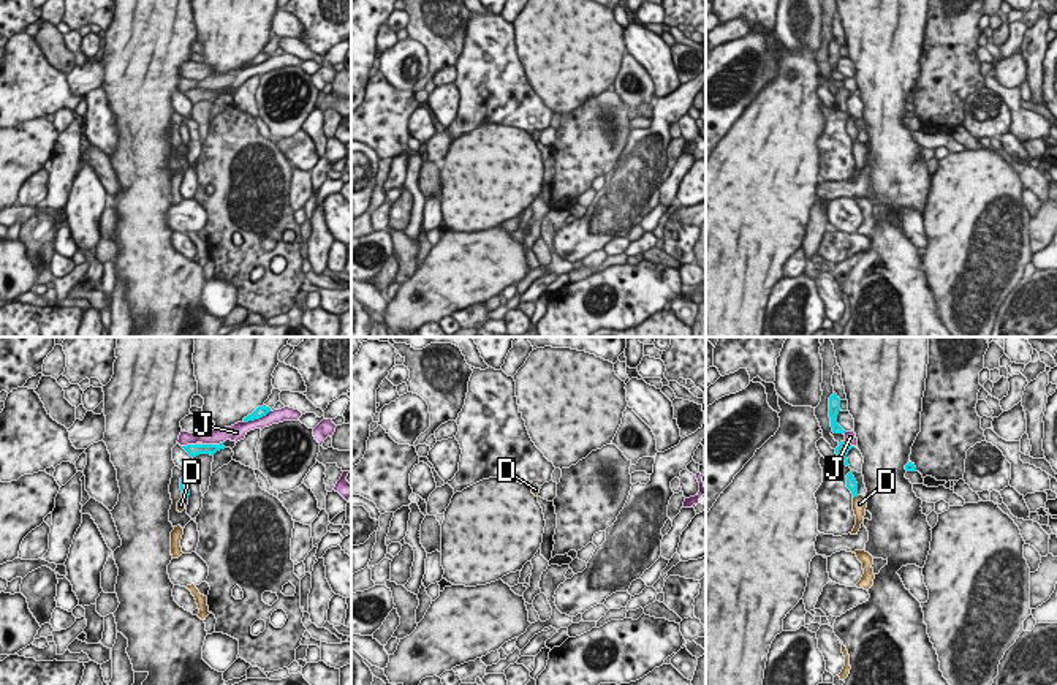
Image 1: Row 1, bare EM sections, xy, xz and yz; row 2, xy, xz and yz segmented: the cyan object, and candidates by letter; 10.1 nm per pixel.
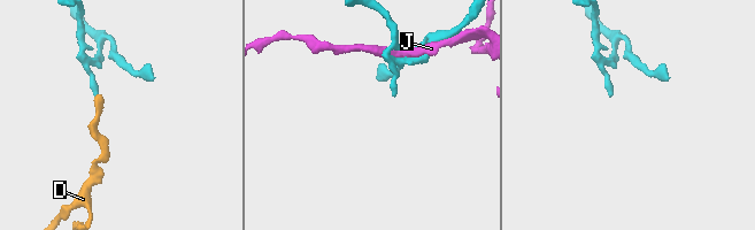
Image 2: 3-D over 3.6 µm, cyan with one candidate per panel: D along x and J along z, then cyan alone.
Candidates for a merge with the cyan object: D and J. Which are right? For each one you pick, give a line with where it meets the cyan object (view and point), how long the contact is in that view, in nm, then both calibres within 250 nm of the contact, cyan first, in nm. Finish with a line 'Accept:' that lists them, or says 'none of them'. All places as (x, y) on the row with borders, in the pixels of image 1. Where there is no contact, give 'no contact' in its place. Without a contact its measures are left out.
D: yz (855, 495) | 70 nm | 120/160 nm
Accept: D

